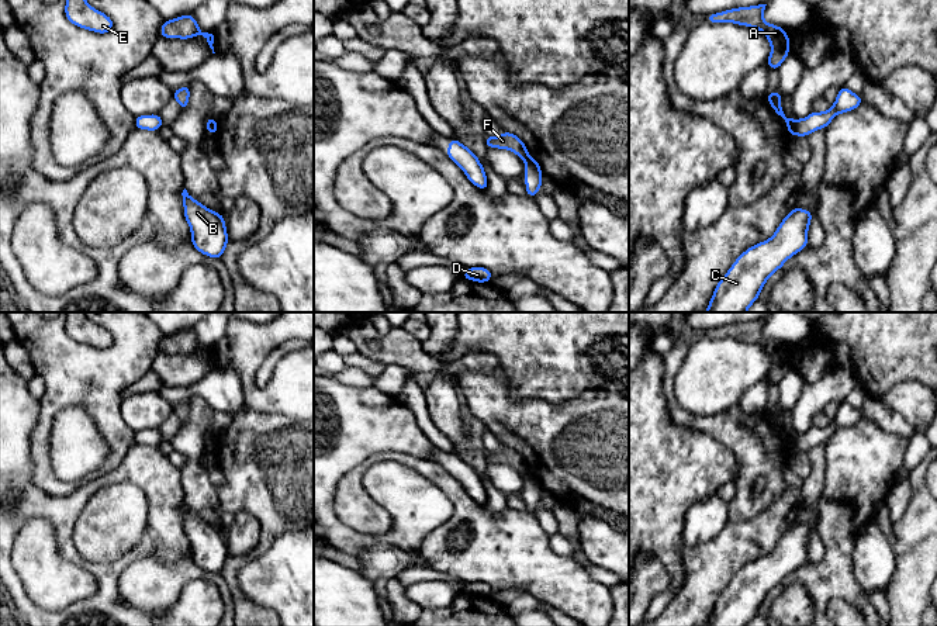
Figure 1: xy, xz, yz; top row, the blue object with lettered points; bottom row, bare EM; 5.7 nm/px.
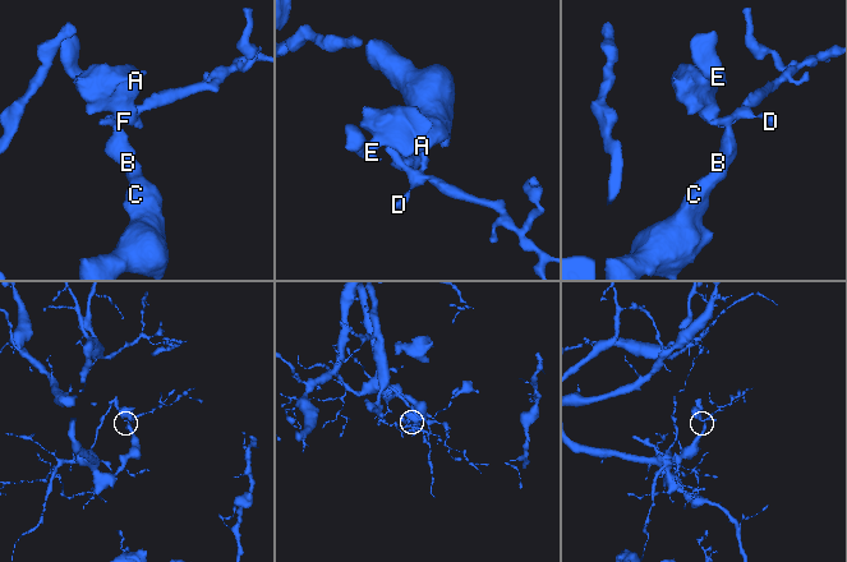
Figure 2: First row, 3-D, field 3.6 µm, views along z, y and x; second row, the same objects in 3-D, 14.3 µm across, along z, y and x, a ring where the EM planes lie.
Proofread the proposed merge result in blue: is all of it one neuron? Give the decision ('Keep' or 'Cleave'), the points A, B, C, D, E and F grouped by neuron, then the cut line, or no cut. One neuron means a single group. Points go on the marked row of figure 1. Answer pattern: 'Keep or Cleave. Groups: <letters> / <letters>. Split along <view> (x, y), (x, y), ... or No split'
Cleave. Groups: A E F / B C D. Split along xz (529, 156), (524, 159)

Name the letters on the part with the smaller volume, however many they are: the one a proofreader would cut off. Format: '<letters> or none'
A, E, F

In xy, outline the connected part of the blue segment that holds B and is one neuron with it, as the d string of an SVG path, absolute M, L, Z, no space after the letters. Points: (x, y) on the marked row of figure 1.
M186 189L181 196L194 249L205 256L221 259L229 242L224 215L196 201Z

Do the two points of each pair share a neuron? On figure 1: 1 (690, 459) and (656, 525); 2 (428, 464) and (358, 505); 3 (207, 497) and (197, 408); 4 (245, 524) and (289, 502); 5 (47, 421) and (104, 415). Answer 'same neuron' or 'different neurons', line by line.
1: same neuron
2: same neuron
3: same neuron
4: different neurons
5: same neuron

